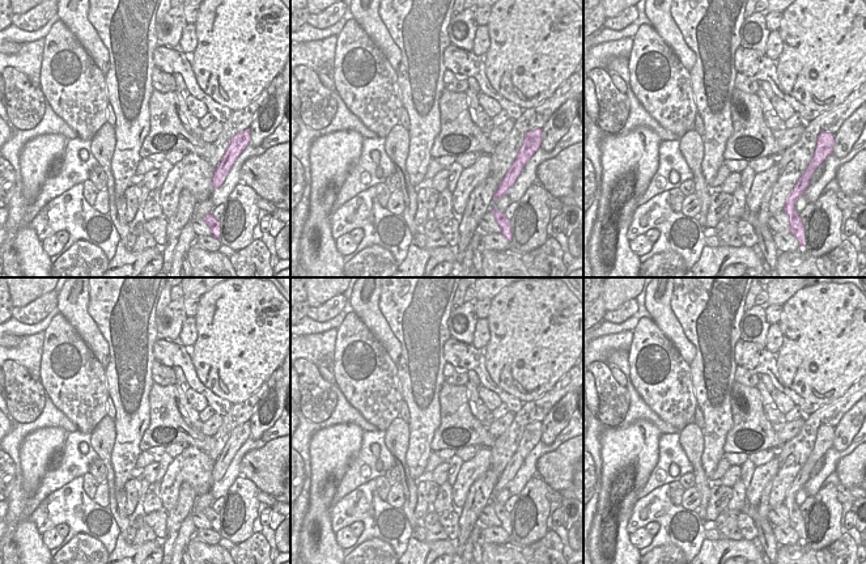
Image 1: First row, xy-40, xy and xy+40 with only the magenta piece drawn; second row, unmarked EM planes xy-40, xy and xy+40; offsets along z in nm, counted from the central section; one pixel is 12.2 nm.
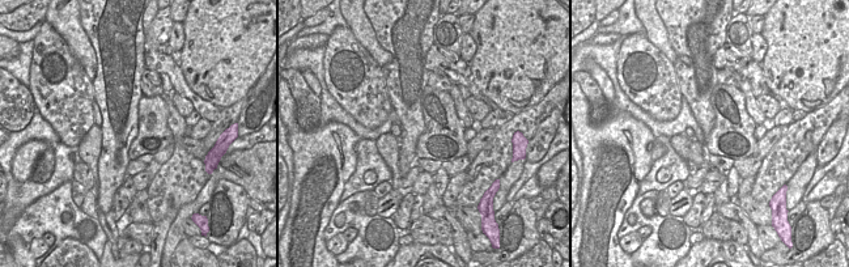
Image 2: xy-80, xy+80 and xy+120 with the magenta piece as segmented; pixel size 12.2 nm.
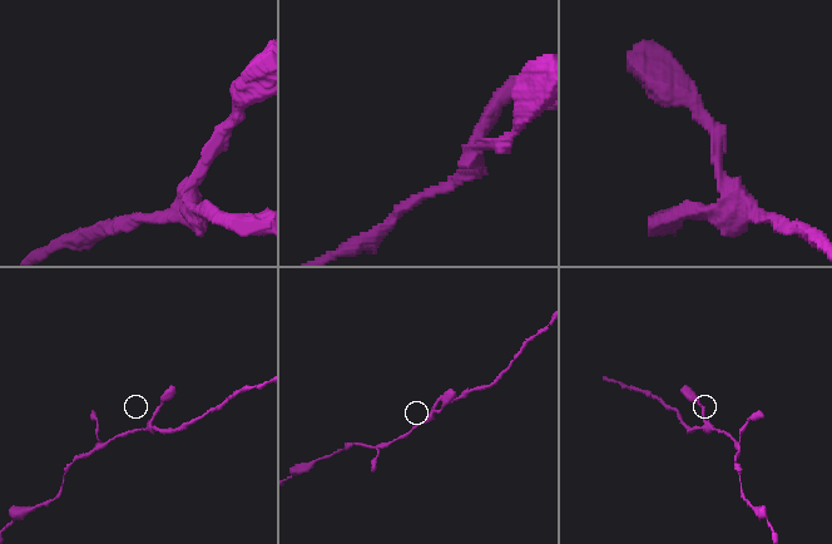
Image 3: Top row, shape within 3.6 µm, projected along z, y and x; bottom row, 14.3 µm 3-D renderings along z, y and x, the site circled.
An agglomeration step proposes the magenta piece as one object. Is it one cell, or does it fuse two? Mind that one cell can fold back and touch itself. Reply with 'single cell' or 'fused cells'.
single cell

